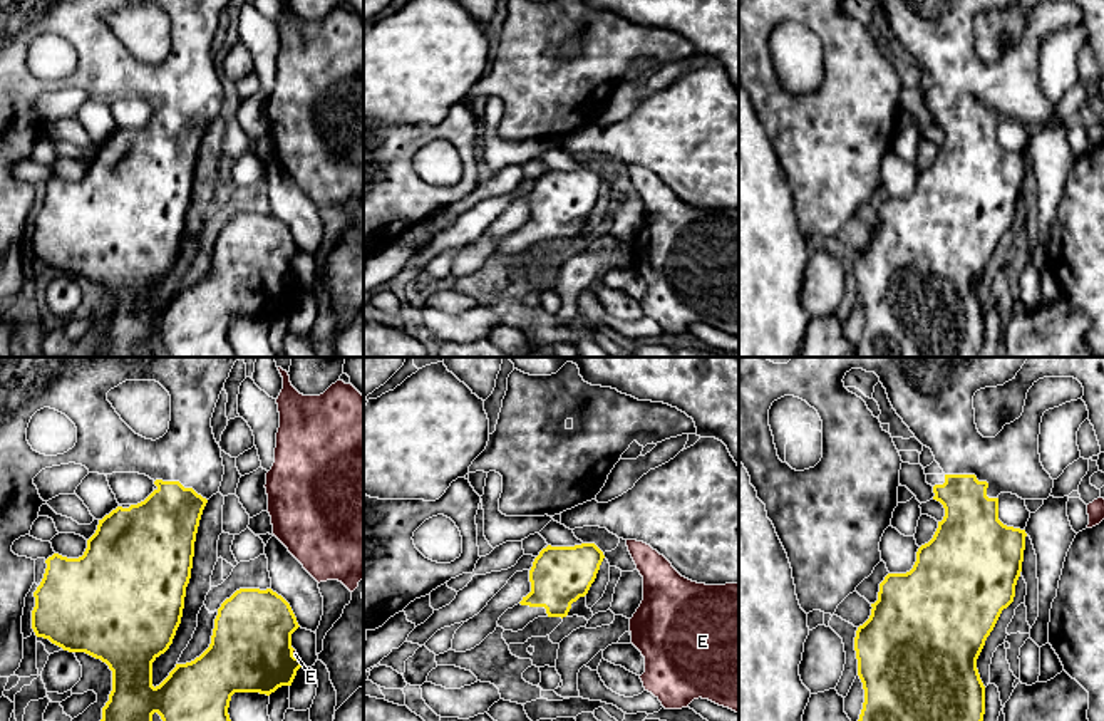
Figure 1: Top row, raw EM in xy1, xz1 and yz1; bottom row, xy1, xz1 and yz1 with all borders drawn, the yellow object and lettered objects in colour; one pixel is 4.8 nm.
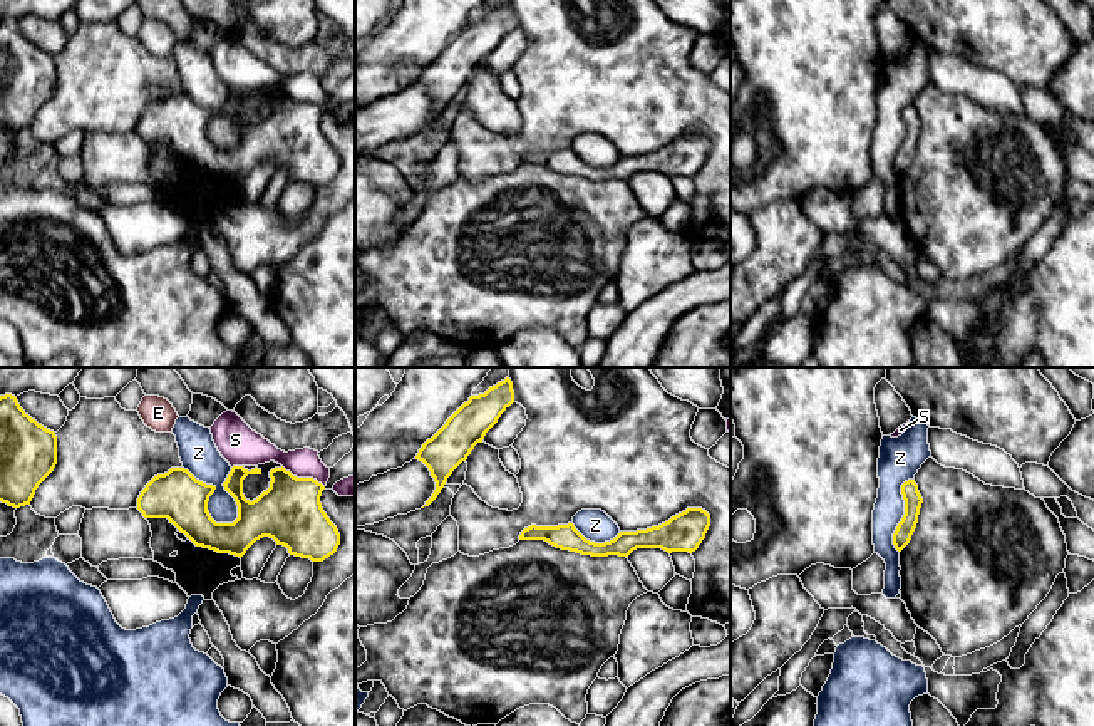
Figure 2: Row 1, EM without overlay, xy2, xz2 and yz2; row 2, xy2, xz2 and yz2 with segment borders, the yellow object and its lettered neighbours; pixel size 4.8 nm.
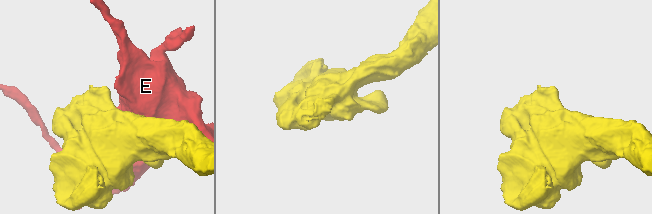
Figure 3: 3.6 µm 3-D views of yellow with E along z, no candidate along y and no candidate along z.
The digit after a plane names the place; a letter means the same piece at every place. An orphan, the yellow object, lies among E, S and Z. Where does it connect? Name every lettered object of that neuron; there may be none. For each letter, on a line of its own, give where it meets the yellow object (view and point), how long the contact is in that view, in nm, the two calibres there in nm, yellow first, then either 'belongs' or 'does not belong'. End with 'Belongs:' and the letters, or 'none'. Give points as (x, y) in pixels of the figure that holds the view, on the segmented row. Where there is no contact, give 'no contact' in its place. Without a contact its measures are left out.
E: contact xy1 (292, 654); length 50 nm; calibres 400 and 20 nm; does not belong
S: contact xy2 (304, 478); length 240 nm; calibres 300 and 140 nm; does not belong
Z: contact xy2 (210, 495); length 360 nm; calibres 240 and 180 nm; does not belong
Belongs: none

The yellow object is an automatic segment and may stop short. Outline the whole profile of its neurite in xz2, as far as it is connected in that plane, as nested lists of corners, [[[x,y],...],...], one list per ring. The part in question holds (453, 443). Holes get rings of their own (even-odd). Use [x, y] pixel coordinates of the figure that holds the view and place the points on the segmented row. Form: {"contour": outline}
{"contour": [[[506,377],[484,394],[471,396],[469,401],[422,444],[415,459],[429,468],[436,481],[436,490],[424,506],[429,506],[437,498],[452,471],[467,459],[477,443],[482,443],[486,433],[513,402],[513,382]]]}

